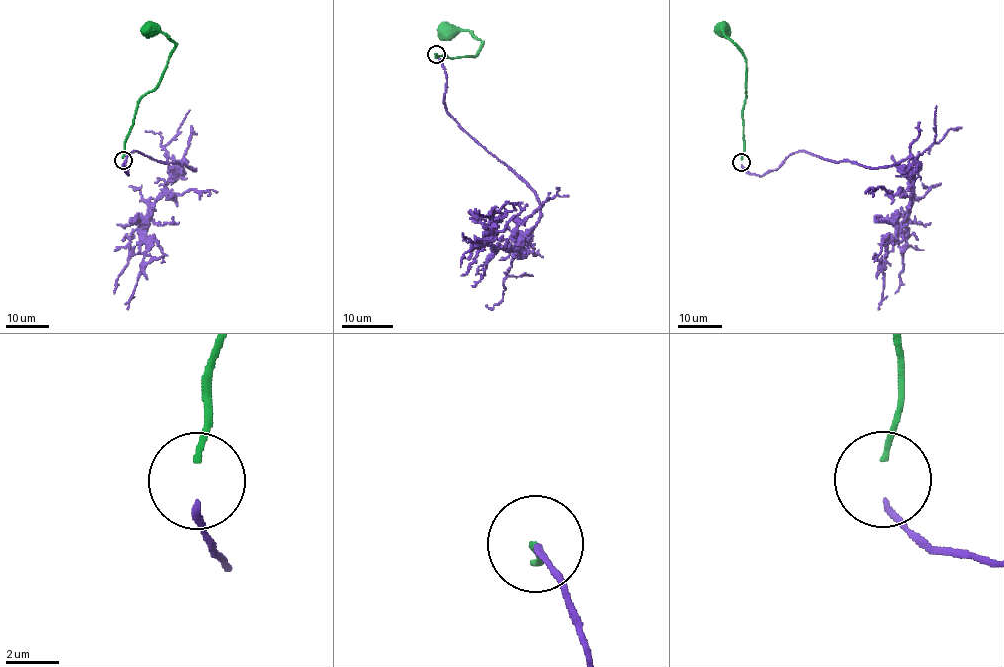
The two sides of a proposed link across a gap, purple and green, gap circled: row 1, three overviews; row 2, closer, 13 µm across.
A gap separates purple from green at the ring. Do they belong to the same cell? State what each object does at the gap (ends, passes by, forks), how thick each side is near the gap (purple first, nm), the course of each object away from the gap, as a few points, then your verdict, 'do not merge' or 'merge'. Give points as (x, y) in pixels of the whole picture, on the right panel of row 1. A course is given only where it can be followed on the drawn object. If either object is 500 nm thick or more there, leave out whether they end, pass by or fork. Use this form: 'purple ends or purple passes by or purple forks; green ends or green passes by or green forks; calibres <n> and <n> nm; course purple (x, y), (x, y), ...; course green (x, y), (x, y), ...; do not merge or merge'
purple ends; green ends; calibres 240 and 200 nm; course purple (741, 164), (763, 175), (798, 151), (870, 167), (912, 158), (911, 206), (886, 246), (878, 309); course green (741, 159), (746, 63), (744, 56), (722, 31); merge

